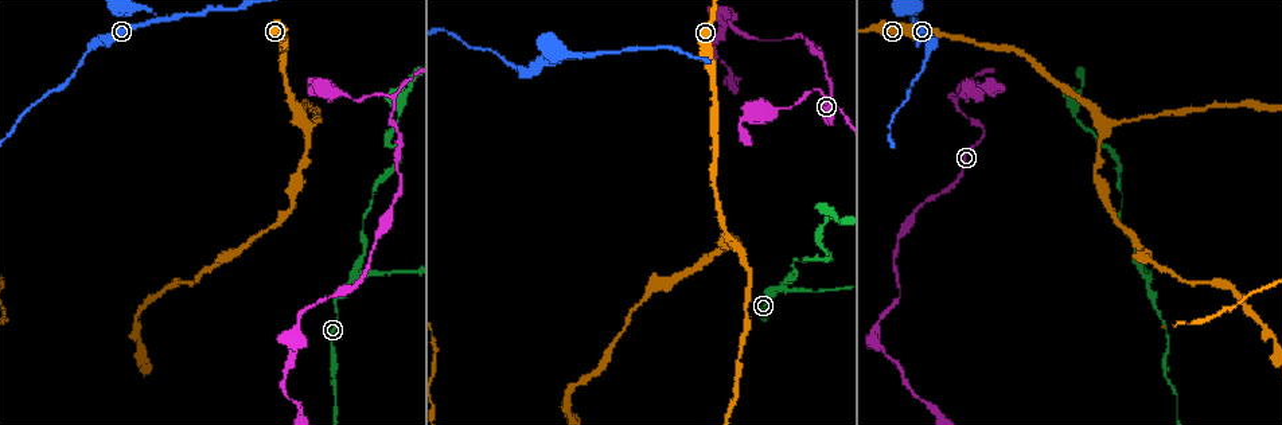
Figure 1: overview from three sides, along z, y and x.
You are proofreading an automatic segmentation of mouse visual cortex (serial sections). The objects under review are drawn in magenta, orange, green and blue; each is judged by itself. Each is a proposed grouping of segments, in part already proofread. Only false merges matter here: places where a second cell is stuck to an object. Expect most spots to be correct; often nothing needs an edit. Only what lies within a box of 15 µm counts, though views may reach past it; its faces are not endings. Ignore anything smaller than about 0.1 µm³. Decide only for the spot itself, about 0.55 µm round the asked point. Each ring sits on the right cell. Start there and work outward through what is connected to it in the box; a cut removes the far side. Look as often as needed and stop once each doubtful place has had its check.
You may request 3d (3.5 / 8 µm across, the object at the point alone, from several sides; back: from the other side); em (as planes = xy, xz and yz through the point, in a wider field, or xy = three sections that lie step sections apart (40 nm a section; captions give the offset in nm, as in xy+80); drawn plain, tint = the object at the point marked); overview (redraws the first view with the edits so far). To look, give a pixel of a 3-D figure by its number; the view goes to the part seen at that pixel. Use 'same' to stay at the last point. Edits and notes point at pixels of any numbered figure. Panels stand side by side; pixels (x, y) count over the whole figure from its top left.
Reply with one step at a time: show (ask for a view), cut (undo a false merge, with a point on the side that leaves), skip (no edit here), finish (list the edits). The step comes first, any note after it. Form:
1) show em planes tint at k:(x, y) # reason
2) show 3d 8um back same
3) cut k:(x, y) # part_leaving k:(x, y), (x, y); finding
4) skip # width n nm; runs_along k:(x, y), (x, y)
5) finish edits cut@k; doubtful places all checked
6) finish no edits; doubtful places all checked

show em xy step 2 tint at 1:(590, 58) # thick turns thin

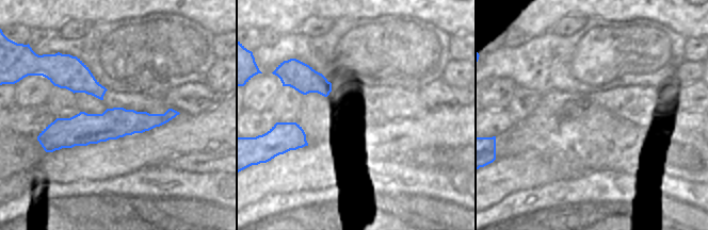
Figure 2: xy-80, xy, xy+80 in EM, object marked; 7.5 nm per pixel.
show 3d 3.5um same # wider look

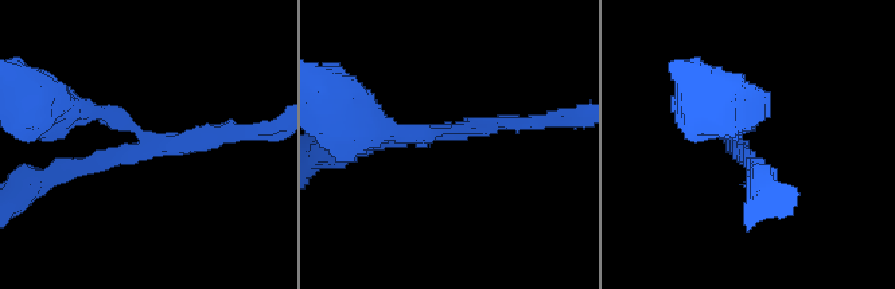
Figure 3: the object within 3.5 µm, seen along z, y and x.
cut 3:(100, 112) # arm_widths 150, 200, 250 nm; two cells meet here

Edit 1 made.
show 3d 3.5um at 1:(391, 98)

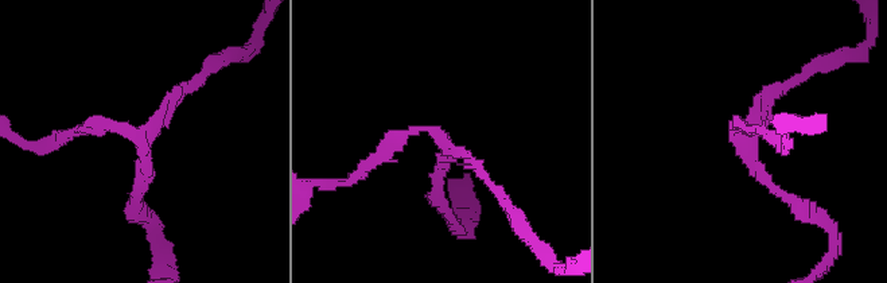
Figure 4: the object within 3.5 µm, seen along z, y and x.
show em planes plain at 4:(741, 143) # arms 3; arm_widths 150, 150, 150 nm

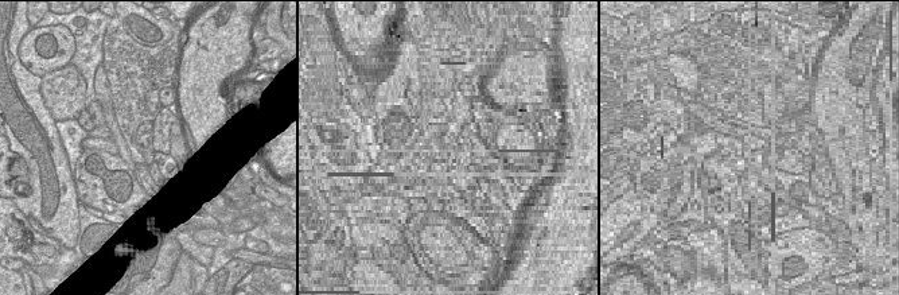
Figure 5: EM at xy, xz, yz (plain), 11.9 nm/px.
show em planes tint same

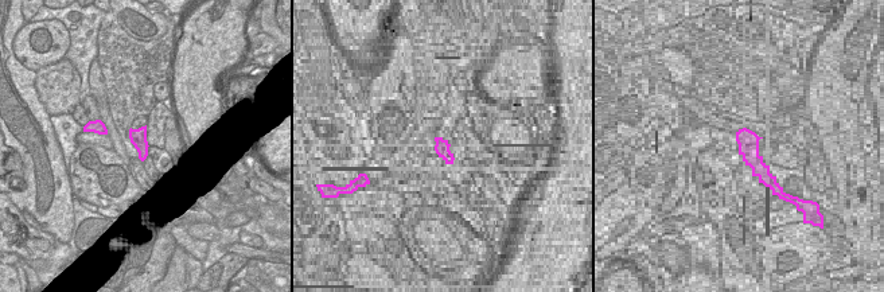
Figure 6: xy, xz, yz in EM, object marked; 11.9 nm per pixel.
skip # runs_along 4:(139, 209), (143, 143), (115, 127), (73, 131); all the same cell

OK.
show 3d 3.5um at 1:(782, 289) # three-way junction

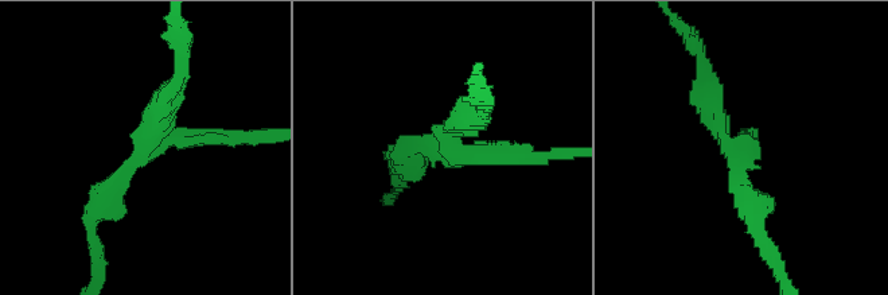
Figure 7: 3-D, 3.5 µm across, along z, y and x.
show em xy step 5 tint at 7:(136, 157) # arms 3; arm_widths 200, 250, 300 nm

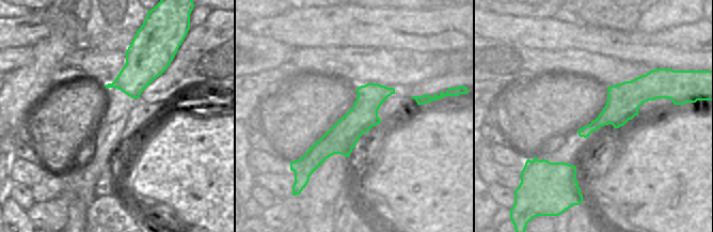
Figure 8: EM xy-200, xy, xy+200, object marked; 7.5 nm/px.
cut 7:(507, 158) # part_leaving 7:(447, 150), (463, 156), (571, 152); two cells meet here

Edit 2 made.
finish edits cut@3, cut@7; doubtful places all checked

